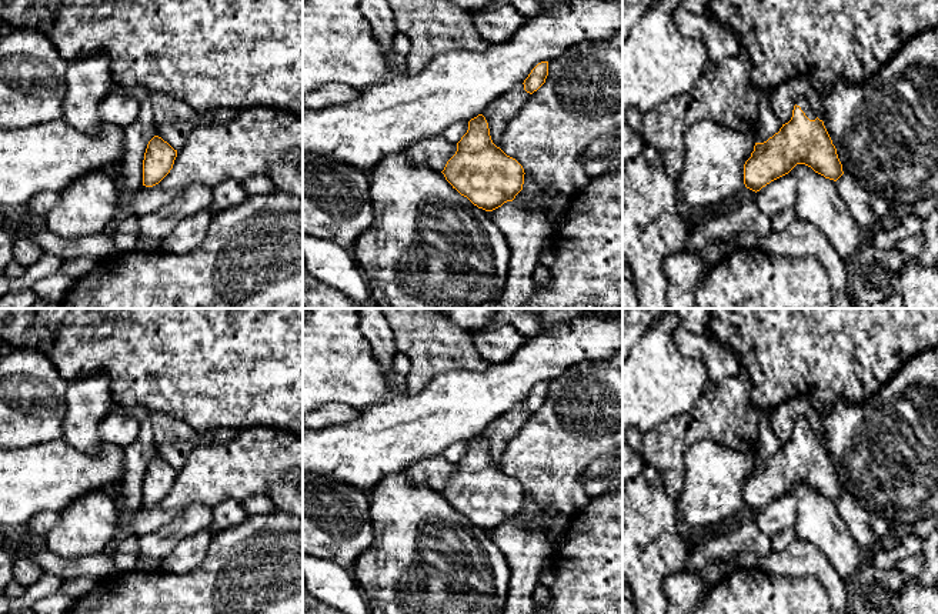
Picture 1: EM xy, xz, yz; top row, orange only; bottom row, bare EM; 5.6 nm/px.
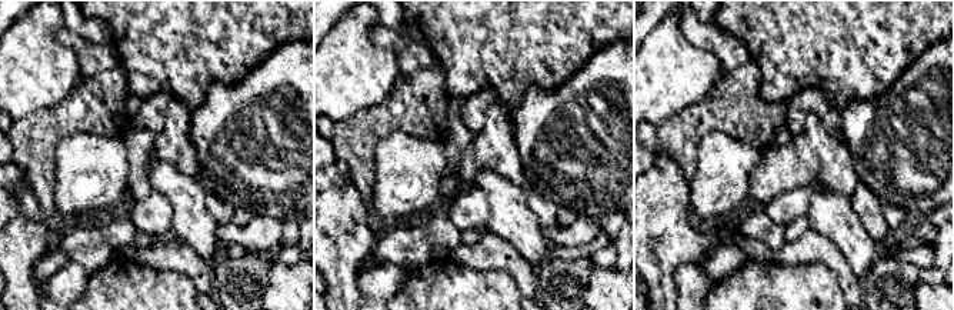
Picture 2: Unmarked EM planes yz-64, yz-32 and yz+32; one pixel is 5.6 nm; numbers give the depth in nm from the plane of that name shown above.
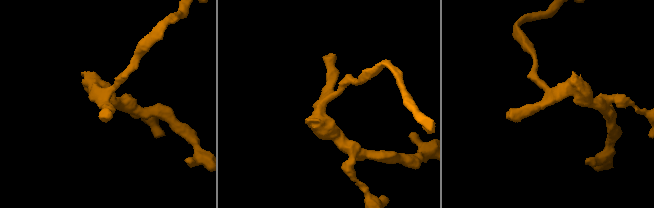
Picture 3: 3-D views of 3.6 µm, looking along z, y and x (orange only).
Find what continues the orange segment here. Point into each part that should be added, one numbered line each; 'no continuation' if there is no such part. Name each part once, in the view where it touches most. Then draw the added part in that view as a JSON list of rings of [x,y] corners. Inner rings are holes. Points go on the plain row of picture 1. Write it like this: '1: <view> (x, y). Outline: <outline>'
1: yz (803, 423). Outline: [[[798,418],[795,424],[801,427],[801,430],[810,440],[815,440],[818,437],[807,418]]]

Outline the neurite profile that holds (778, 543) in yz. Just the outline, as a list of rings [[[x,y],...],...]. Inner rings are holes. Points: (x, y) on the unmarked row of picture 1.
[[[795,528],[784,530],[781,534],[771,537],[772,551],[784,551],[795,538]]]

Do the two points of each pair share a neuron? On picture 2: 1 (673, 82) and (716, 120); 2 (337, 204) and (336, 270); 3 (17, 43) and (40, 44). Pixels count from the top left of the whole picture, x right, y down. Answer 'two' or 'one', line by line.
1: two
2: one
3: one

